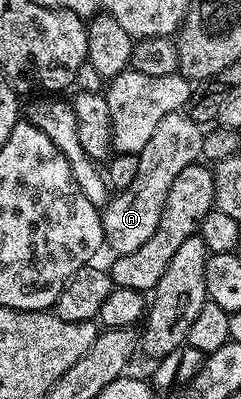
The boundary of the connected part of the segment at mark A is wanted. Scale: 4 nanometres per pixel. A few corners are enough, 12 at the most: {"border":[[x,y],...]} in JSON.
{"border":[[166,115],[138,175],[103,206],[104,244],[138,251],[178,174],[201,160],[205,130]]}

